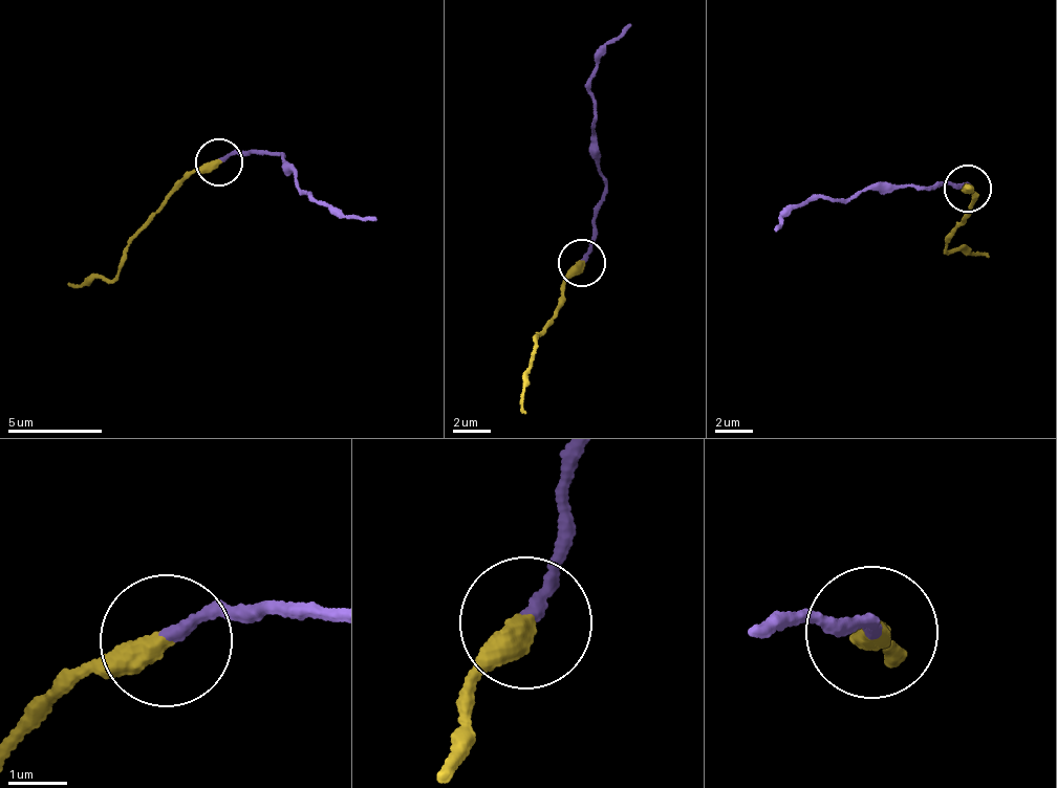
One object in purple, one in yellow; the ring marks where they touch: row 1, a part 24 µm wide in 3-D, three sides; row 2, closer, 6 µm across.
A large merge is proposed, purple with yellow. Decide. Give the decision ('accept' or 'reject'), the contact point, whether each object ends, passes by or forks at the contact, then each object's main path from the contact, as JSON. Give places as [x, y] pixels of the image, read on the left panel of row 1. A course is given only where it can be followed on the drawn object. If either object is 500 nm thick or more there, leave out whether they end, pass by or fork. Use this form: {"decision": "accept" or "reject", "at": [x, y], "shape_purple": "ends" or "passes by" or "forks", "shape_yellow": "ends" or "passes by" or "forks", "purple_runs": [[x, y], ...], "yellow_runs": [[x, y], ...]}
{"decision": "reject", "at": [219, 161], "shape_purple": "ends", "shape_yellow": "ends", "purple_runs": [[220, 163], [280, 151], [296, 184], [320, 204], [379, 219]], "yellow_runs": [[220, 163], [208, 166], [176, 185], [127, 248], [116, 278], [72, 286]]}

